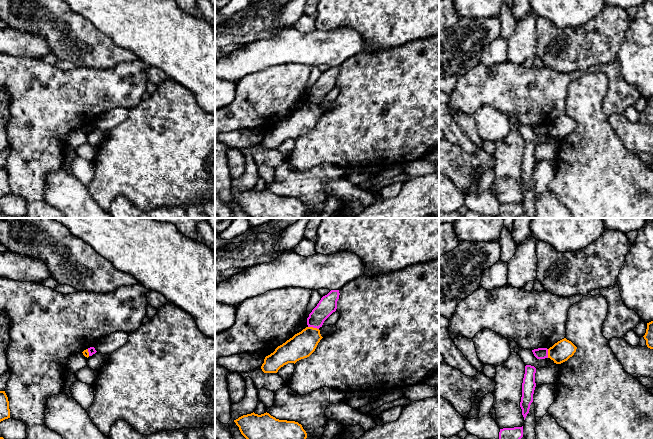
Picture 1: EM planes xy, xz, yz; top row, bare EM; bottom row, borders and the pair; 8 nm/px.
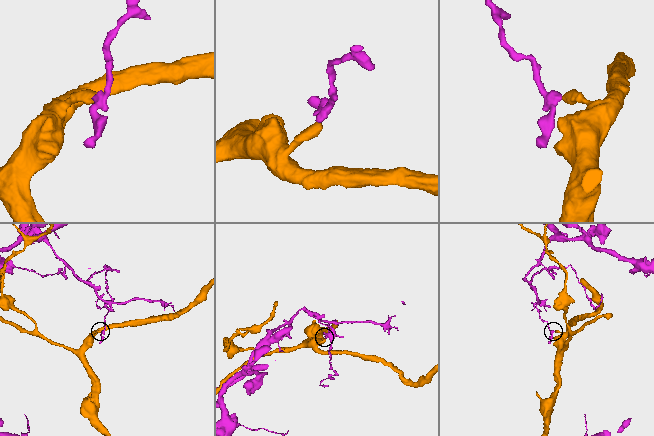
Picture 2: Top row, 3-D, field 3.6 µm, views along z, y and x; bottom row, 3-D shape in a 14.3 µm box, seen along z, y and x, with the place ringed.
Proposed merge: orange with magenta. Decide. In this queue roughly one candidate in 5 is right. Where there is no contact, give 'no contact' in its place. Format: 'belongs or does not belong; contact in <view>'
does not belong; contact in xz

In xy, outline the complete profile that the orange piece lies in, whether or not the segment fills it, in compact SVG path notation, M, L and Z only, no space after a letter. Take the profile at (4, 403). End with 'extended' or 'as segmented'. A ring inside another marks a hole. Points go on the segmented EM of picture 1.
M0 391L0 422L10 418L9 401L5 391Z | as segmented

